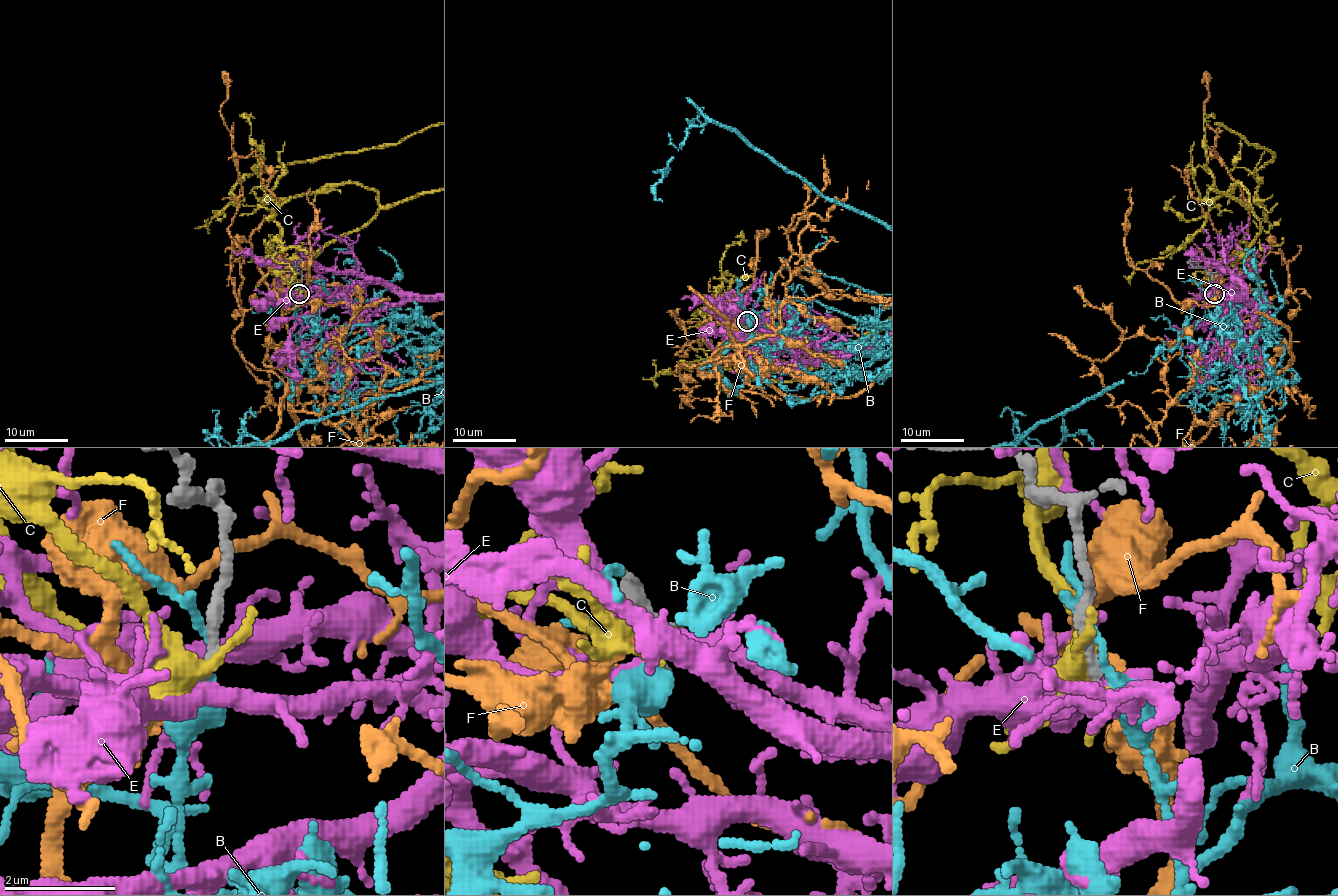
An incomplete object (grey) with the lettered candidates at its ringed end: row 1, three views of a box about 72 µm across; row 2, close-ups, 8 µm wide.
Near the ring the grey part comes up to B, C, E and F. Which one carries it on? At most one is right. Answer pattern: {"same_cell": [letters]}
{"same_cell": []}

